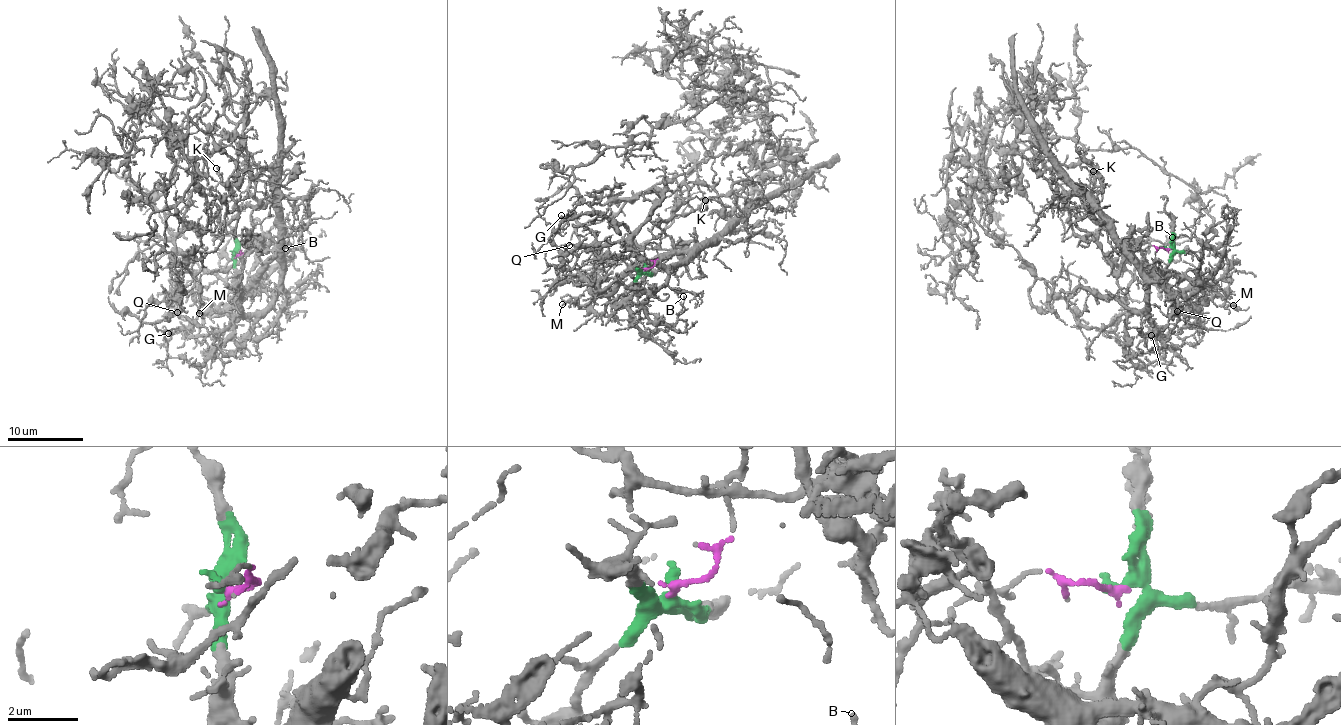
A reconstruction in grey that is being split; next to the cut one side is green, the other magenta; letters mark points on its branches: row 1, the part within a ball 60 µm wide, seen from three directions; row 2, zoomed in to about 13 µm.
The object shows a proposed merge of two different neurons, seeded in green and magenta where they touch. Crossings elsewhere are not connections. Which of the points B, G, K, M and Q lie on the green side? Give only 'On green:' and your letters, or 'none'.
On green: B, G, M, Q

